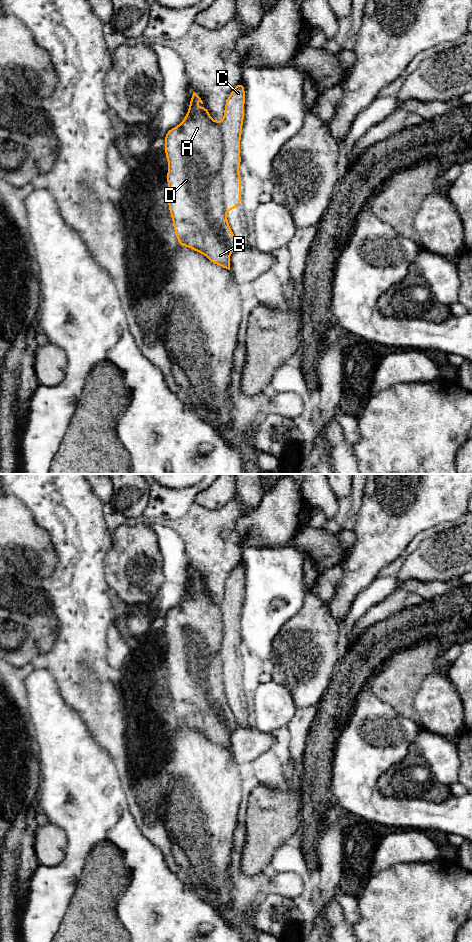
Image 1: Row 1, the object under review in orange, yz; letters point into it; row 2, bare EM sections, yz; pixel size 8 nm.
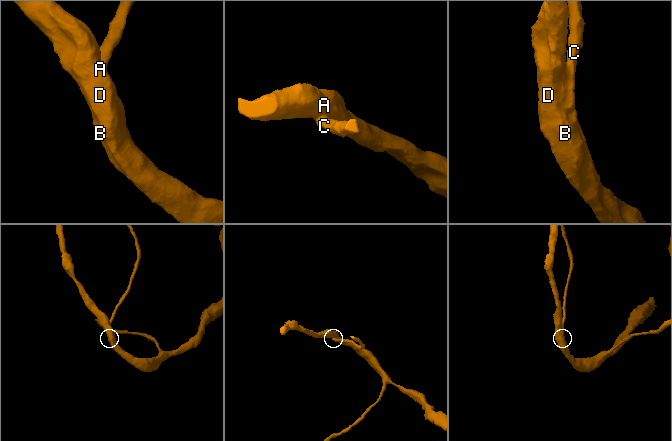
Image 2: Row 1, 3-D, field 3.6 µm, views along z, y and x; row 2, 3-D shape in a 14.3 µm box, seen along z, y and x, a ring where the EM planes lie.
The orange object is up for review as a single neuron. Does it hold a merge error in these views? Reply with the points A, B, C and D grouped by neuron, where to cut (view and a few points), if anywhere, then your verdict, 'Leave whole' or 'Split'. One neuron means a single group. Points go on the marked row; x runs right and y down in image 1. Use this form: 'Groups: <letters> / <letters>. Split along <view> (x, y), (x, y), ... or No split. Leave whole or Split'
Groups: A B D / C. Split along yz (218, 123), (222, 138), (221, 178), (223, 207), (225, 211). Split

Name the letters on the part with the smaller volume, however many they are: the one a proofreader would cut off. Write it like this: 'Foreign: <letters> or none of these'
Foreign: C

